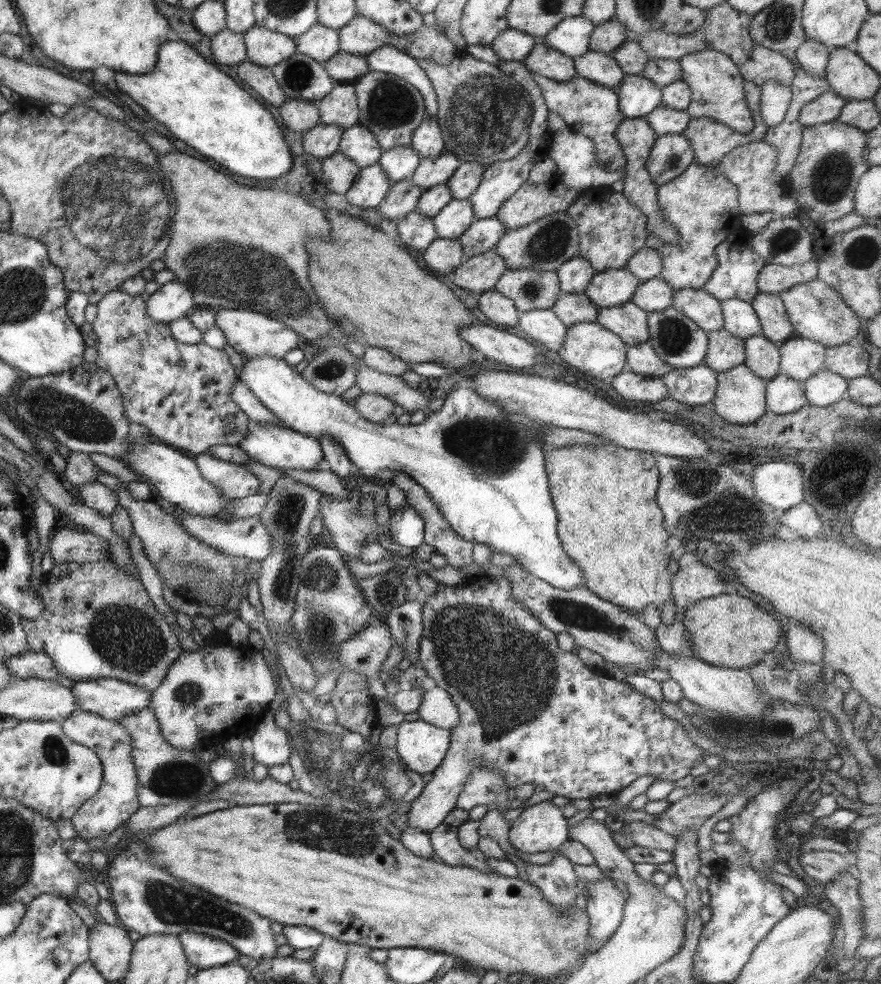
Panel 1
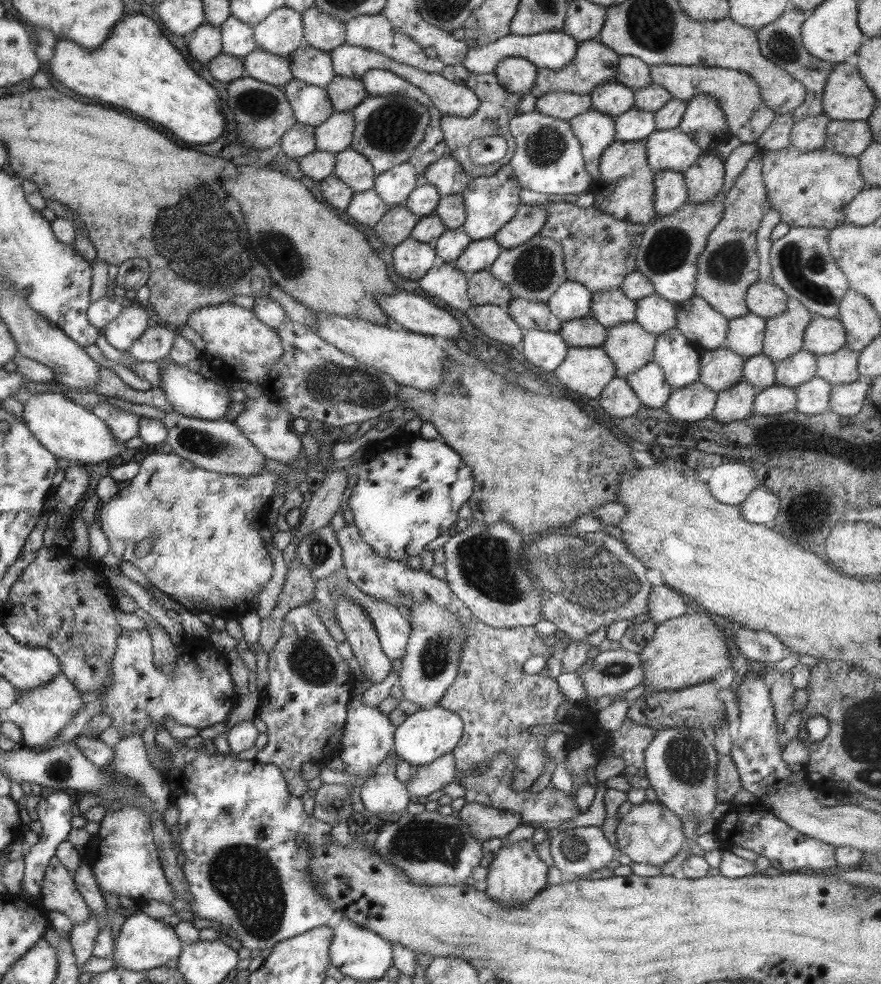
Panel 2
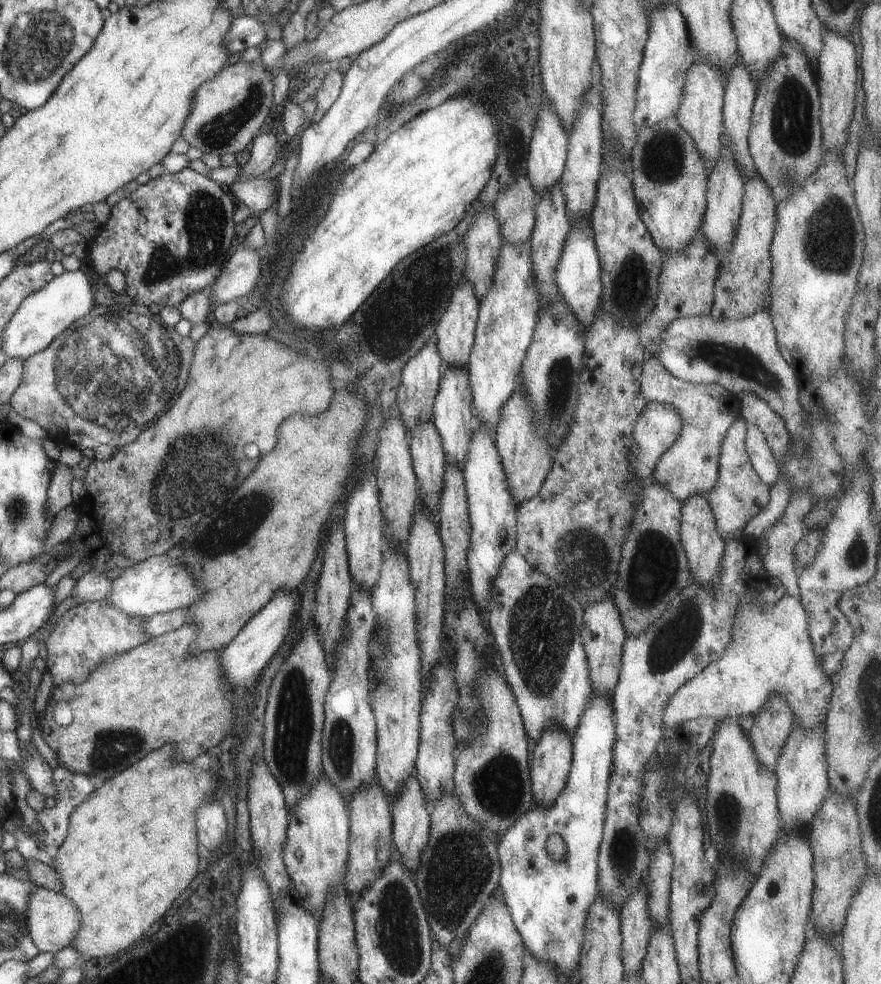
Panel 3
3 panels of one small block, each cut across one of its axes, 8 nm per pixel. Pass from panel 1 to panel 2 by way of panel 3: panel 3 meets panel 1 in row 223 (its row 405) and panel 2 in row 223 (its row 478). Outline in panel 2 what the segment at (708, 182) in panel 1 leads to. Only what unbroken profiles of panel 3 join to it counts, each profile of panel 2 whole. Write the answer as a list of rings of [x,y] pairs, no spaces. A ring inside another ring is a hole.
[[[741,143],[729,153],[723,160],[722,189],[709,202],[701,204],[686,202],[675,212],[644,224],[642,239],[635,257],[636,270],[650,280],[654,286],[654,292],[662,299],[671,303],[680,303],[694,296],[697,255],[705,246],[707,235],[711,229],[718,220],[721,220],[724,194],[756,152],[759,152],[759,149],[754,143]]]

